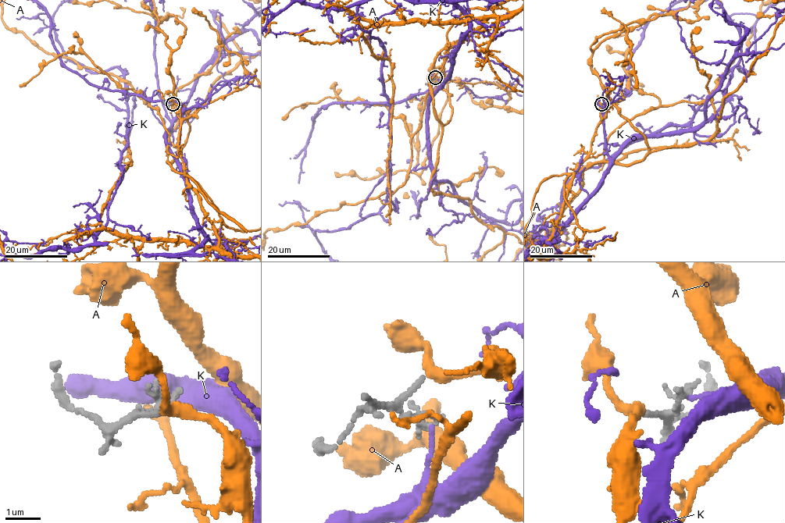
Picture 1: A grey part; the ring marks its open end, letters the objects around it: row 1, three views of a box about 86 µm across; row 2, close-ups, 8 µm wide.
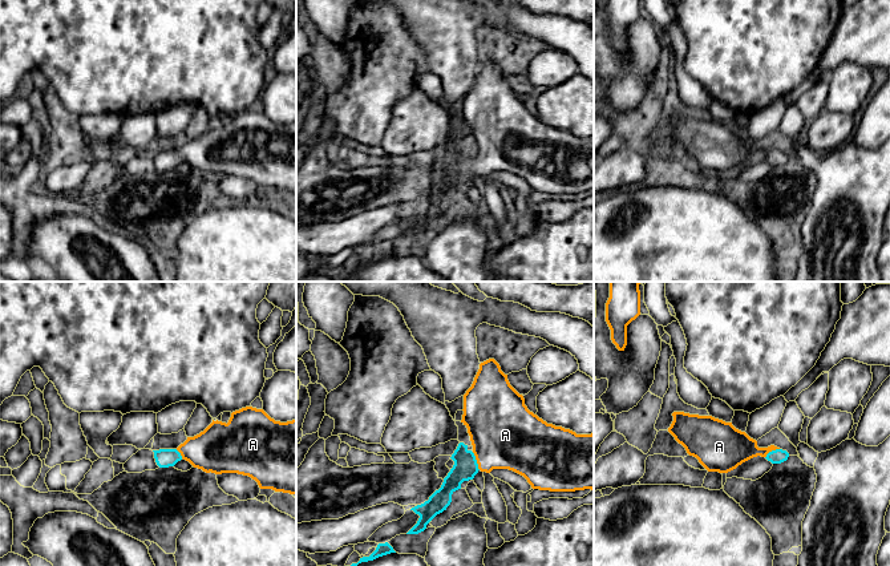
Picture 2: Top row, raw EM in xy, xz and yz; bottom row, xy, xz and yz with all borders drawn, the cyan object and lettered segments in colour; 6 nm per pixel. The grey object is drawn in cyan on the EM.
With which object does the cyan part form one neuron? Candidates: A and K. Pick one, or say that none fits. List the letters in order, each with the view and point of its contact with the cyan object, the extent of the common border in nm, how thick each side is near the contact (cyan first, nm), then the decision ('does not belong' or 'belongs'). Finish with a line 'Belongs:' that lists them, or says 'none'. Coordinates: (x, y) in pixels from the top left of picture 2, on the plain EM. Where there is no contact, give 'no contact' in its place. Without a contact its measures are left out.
A: meets cyan in xz at (476, 164); contact 120 nm long; 150 nm thick on the cyan side, 420 nm on the other; belongs
K: no contact; does not belong
Belongs: A

